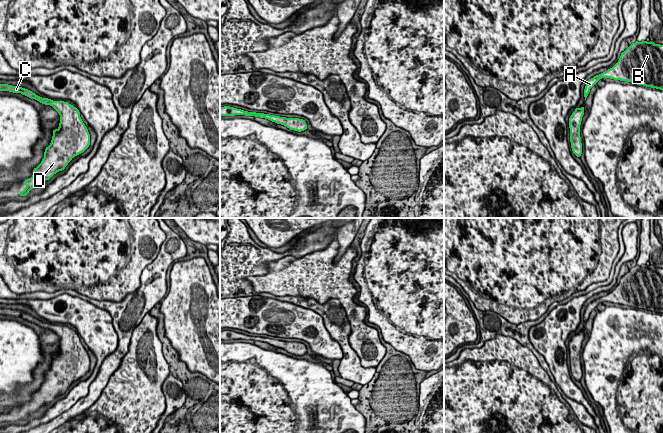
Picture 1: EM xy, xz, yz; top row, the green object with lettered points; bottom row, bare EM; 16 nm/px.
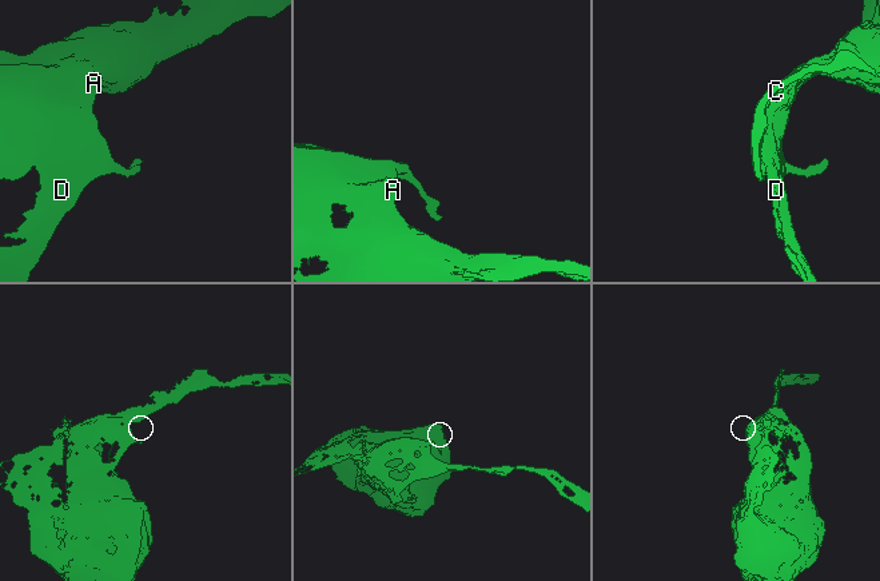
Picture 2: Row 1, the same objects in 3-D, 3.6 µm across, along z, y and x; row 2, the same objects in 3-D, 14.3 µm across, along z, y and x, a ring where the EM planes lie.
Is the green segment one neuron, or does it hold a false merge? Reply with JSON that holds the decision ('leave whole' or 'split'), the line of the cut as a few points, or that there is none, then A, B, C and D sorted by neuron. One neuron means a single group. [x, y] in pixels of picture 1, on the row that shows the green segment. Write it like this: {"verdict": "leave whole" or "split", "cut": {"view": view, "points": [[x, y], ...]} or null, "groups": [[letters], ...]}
{"verdict": "leave whole", "cut": null, "groups": [["A", "B", "C", "D"]]}

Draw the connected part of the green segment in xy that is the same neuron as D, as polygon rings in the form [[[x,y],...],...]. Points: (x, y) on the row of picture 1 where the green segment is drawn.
[[[0,84],[0,91],[21,93],[42,104],[52,106],[60,115],[59,127],[53,130],[52,140],[45,149],[44,158],[34,168],[32,177],[23,182],[26,188],[20,196],[26,196],[31,189],[64,170],[75,156],[83,153],[90,145],[90,134],[79,110],[68,102],[42,98],[28,89],[8,84]]]

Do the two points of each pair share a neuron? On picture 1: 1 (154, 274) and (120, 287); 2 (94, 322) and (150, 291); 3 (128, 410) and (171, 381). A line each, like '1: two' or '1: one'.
1: two
2: two
3: two

